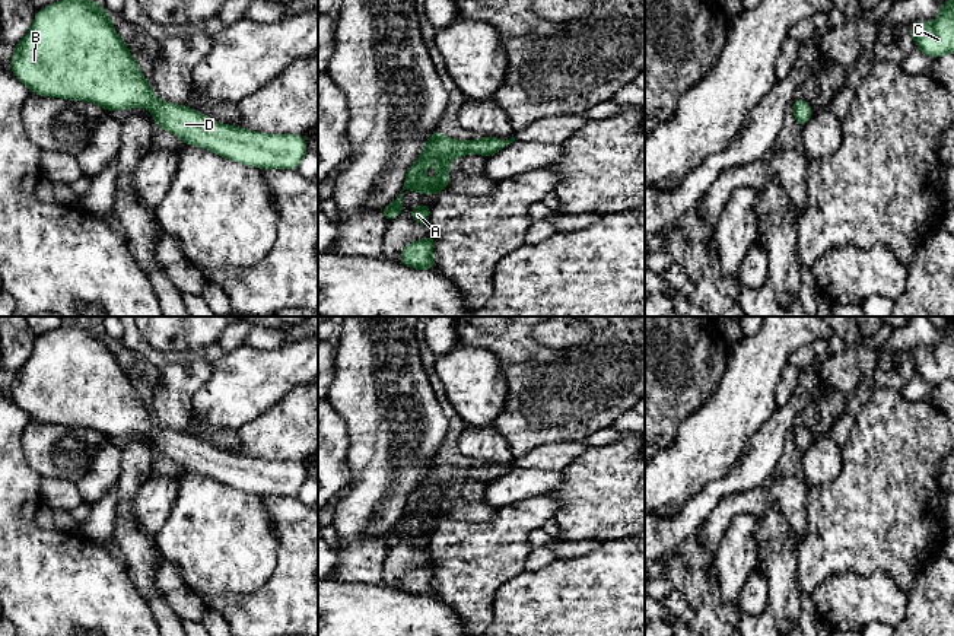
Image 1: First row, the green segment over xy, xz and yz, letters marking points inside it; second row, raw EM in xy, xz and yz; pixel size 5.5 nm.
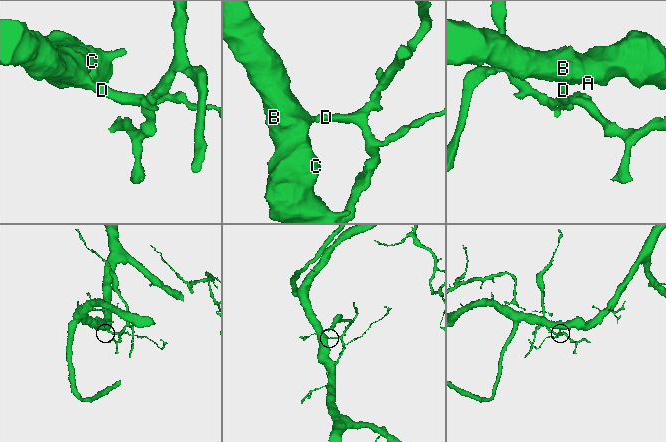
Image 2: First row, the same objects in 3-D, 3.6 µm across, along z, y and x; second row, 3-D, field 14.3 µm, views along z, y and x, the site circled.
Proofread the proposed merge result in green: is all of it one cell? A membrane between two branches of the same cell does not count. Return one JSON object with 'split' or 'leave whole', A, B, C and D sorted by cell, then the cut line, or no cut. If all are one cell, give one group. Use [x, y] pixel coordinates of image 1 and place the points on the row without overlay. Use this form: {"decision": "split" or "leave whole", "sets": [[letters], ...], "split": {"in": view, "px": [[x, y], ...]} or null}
{"decision": "leave whole", "sets": [["A", "B", "C", "D"]], "split": null}

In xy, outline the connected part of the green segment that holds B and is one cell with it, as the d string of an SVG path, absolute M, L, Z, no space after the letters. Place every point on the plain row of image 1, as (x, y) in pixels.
M64 322L36 337L32 354L15 372L10 397L31 420L69 427L86 427L106 438L146 435L162 458L172 458L185 471L212 477L219 483L261 496L298 496L308 478L300 461L264 461L212 446L187 432L159 427L143 404L124 368L111 352L99 328Z

